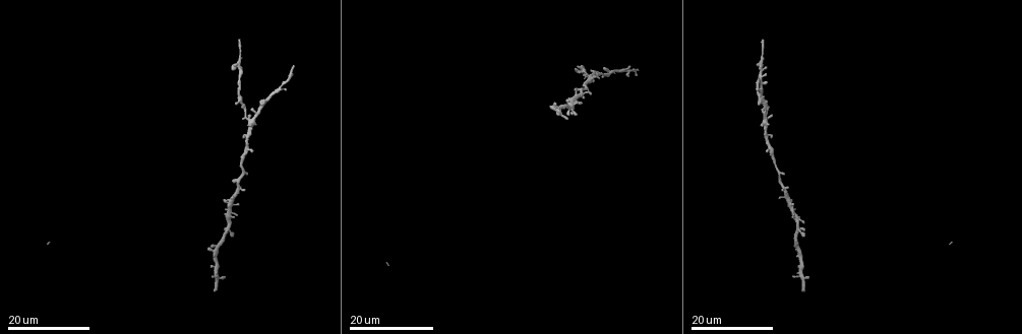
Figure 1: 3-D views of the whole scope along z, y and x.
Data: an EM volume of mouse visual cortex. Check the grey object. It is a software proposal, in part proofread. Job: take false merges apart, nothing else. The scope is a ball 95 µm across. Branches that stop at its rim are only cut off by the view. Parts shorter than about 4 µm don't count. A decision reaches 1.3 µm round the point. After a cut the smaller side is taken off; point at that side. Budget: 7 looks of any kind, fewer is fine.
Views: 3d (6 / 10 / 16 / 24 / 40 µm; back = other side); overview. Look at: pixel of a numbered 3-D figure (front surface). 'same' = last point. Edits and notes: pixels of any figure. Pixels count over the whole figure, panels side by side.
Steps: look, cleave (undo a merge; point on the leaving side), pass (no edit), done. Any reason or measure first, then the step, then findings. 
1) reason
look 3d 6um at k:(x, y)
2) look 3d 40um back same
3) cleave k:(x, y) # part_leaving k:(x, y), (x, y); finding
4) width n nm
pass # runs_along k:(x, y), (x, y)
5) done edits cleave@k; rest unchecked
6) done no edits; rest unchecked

sudden change in width
look 3d 24um at 1:(240, 57)

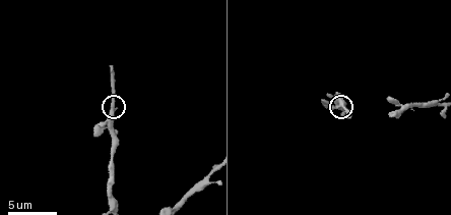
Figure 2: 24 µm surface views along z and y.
closer look
look 3d 10um at 2:(113, 113)

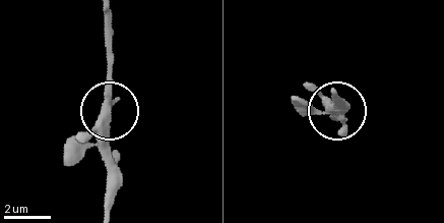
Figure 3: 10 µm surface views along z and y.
pass # runs_along 3:(106, 205), (112, 31); one neuron here

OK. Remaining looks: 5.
two arms in line, one across
look 3d 16um at 1:(249, 121)

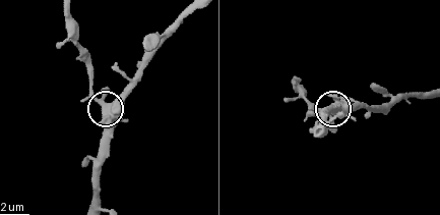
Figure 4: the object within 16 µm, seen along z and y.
zoom in
look 3d 10um at 4:(105, 105)

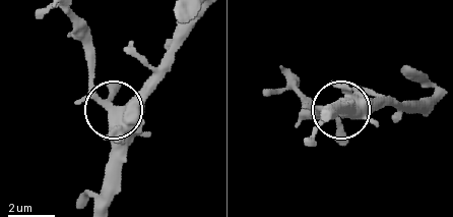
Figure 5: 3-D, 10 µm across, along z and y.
side_arm 18 um
pass # continuous, no second neuron

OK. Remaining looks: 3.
look 3d 16um at 1:(213, 251)

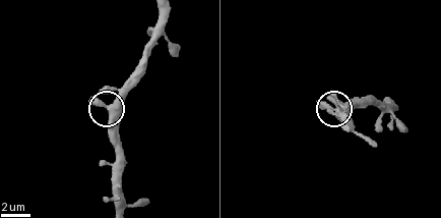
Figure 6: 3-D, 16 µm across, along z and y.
closer look
look 3d 10um at 6:(109, 111)

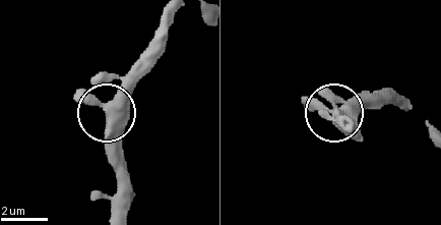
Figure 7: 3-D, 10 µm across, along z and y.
pass # runs_along 7:(130, 66), (128, 88), (107, 117), (113, 167); all the same neuron

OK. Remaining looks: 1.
done no edits; rest unchecked

